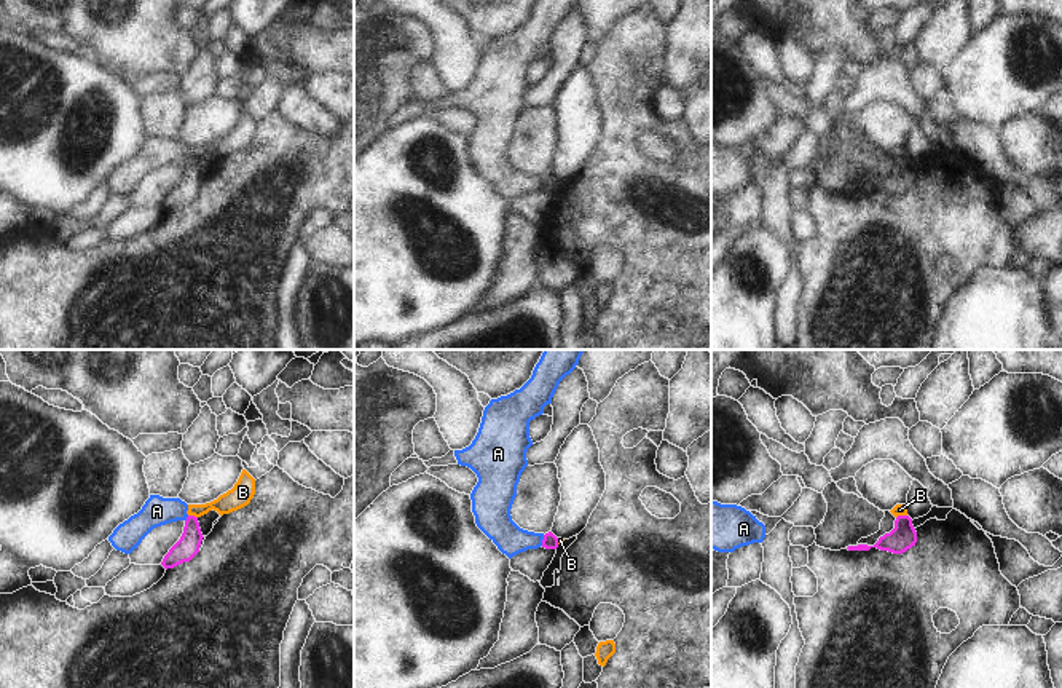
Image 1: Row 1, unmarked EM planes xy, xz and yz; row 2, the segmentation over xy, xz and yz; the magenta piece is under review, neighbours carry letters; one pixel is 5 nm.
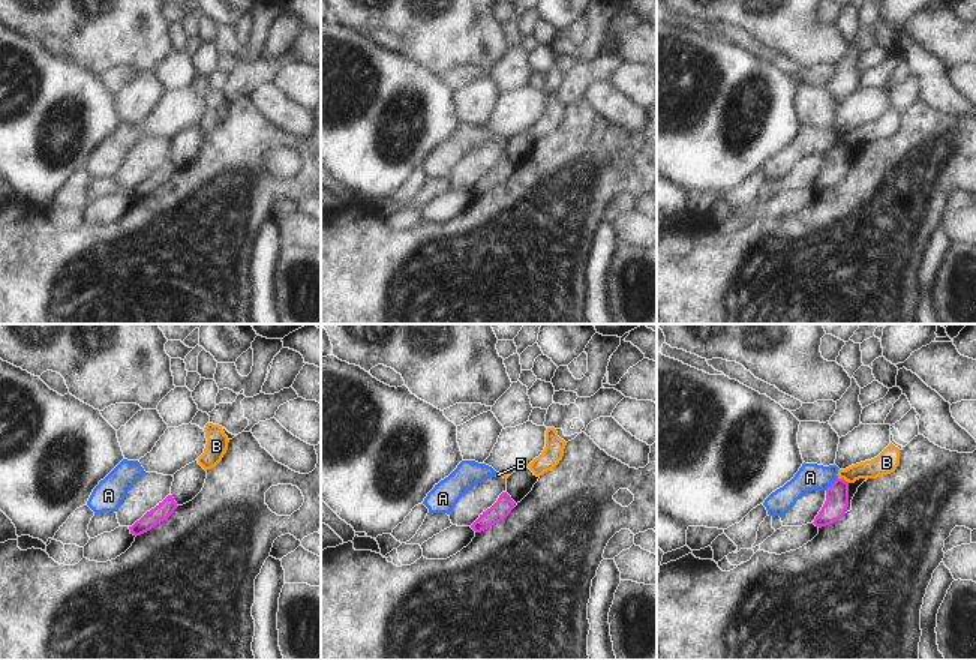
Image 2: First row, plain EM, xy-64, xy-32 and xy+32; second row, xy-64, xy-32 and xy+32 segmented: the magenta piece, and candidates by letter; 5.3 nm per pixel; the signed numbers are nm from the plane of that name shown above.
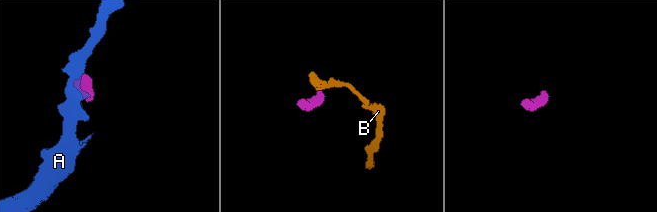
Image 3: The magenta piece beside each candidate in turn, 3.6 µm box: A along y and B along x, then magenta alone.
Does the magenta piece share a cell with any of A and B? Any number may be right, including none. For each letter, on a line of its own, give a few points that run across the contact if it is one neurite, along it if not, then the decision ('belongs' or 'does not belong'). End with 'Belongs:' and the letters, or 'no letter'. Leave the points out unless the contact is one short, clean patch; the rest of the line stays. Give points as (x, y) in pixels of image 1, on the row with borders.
A: line xz (544, 535), (541, 545); does not belong
B: line yz (906, 514), (896, 517); does not belong
Belongs: no letter

